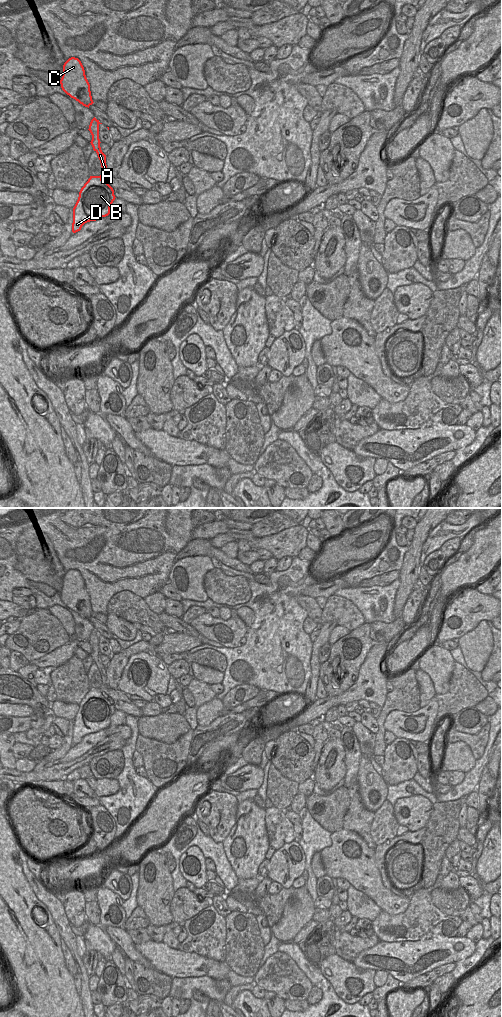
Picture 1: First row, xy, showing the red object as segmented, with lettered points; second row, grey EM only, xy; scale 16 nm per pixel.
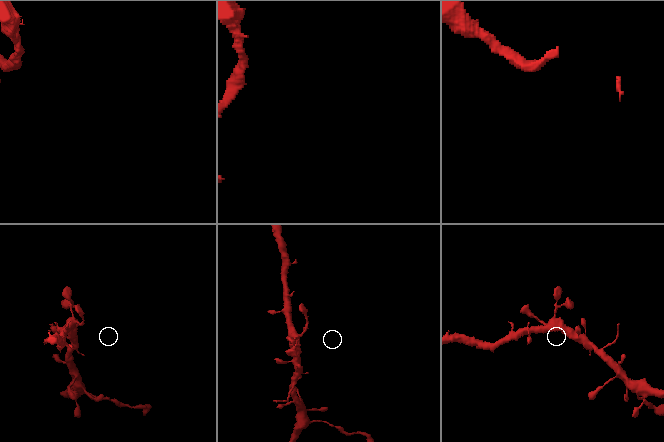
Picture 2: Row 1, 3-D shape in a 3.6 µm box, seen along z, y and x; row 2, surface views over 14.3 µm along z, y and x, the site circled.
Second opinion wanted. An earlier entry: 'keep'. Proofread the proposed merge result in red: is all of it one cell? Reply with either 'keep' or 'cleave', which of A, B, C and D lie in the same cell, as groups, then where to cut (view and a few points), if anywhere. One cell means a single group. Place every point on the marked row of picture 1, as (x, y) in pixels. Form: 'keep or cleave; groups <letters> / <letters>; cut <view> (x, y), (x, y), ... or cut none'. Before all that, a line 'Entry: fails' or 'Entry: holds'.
Entry: holds
keep; groups A B C D; cut none

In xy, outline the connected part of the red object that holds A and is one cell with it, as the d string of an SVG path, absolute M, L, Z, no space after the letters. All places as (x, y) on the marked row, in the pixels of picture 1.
M95 117L91 120L89 131L92 135L91 145L101 163L100 176L90 176L79 192L78 200L73 208L72 232L81 230L90 221L96 221L110 214L110 205L115 200L113 188L102 178L107 174L106 155L102 152L99 139L99 125Z

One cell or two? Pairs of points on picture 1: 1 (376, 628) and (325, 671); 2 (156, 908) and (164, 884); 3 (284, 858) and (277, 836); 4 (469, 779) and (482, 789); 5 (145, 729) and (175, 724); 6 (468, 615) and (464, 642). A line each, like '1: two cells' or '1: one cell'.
1: one cell
2: one cell
3: two cells
4: two cells
5: one cell
6: two cells

